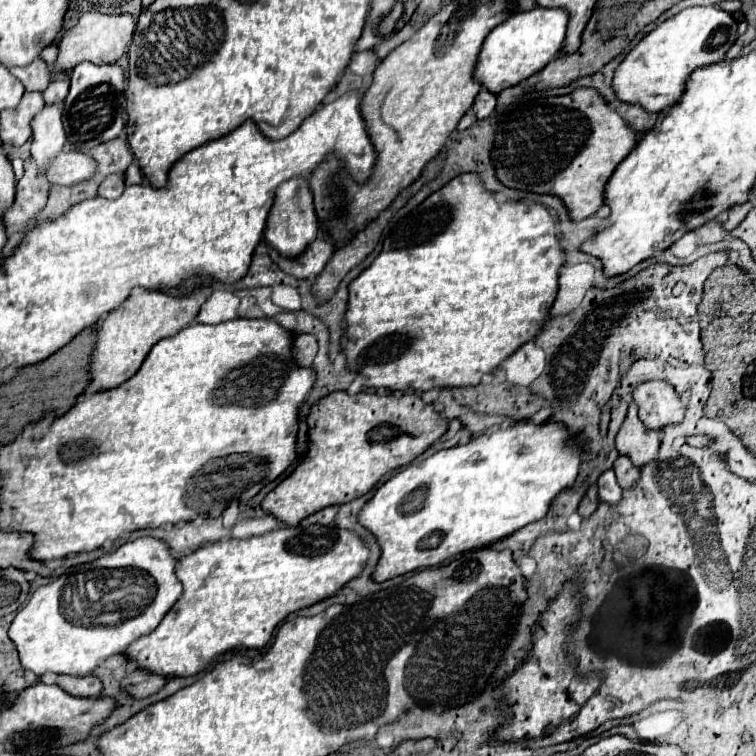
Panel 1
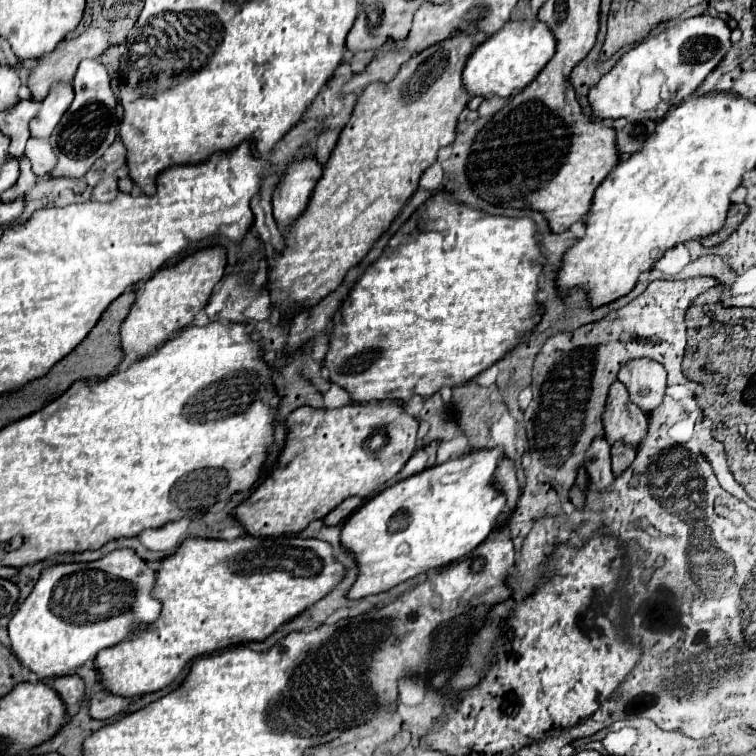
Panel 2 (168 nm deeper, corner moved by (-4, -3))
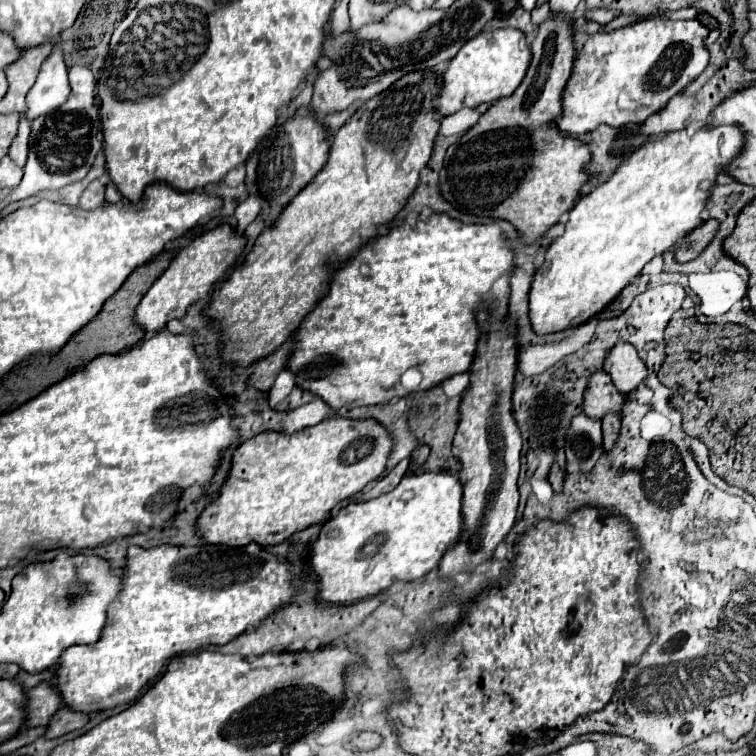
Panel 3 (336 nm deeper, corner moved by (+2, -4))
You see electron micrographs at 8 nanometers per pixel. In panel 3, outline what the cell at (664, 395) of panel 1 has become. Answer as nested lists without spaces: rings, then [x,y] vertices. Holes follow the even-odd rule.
[[[618,342],[618,346],[610,350],[604,362],[604,372],[610,374],[614,386],[624,396],[634,392],[648,380],[648,366],[644,364],[644,360],[640,360],[636,348],[626,342]]]

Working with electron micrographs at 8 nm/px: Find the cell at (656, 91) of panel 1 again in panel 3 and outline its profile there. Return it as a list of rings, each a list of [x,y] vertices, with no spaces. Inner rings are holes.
[[[652,16],[608,34],[602,32],[590,36],[586,44],[578,48],[574,70],[562,96],[562,116],[556,120],[560,130],[572,136],[584,136],[600,124],[608,124],[614,128],[624,126],[628,122],[644,124],[708,66],[710,52],[704,44],[708,34],[710,30],[700,24],[700,20],[670,20],[664,16]]]

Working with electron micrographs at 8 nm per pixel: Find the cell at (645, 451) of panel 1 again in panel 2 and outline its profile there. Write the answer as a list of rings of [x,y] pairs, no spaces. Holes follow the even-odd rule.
[[[614,381],[614,385],[610,385],[602,419],[610,445],[614,445],[614,441],[624,441],[626,445],[638,447],[646,437],[648,417],[642,413],[642,409],[638,409],[638,405],[630,401],[628,391],[620,381]]]

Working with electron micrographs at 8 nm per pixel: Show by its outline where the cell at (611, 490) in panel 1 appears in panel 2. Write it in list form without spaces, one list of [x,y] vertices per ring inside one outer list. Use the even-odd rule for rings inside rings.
[[[596,437],[586,449],[586,471],[596,489],[606,489],[612,485],[614,475],[610,469],[610,445],[606,437]]]

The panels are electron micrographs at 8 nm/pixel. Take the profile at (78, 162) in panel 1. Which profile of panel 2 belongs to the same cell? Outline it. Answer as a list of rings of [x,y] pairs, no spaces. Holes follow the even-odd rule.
[[[30,137],[30,141],[26,143],[24,157],[30,159],[32,171],[36,177],[48,175],[48,171],[54,167],[54,159],[56,159],[50,143],[48,141],[34,141],[34,137]]]

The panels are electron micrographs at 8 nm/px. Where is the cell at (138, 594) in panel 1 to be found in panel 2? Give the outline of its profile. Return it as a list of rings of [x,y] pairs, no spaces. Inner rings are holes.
[[[118,549],[92,563],[58,563],[42,569],[32,593],[16,609],[8,623],[12,651],[18,661],[40,679],[60,677],[70,669],[94,661],[96,653],[124,641],[138,625],[150,625],[158,619],[162,605],[150,595],[154,587],[154,569],[148,567],[132,549]]]

